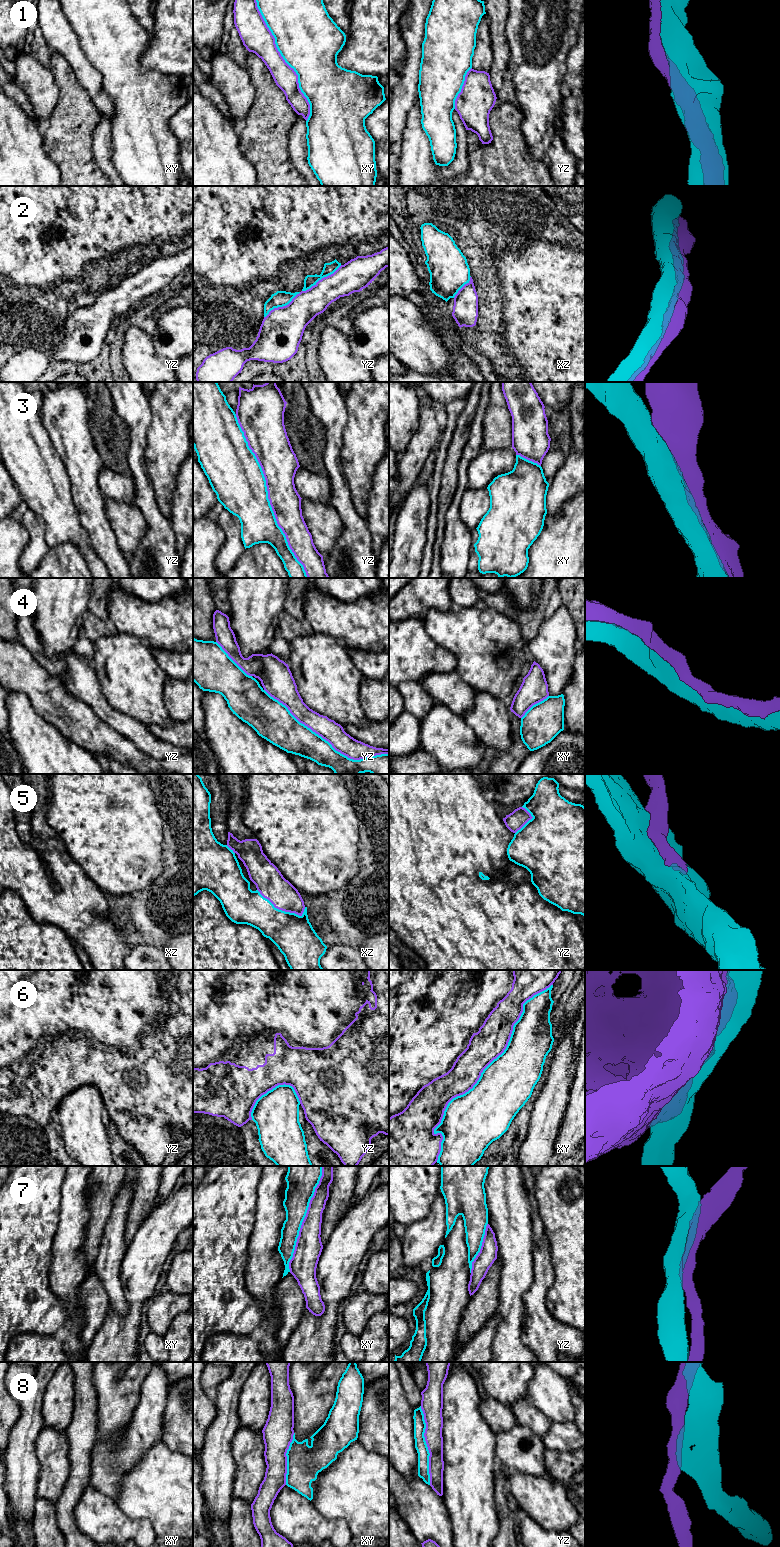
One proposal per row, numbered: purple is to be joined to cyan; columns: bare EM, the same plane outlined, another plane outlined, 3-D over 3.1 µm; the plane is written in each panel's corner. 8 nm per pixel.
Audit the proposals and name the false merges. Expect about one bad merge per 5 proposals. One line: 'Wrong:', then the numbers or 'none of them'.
Wrong: 1, 6, 8

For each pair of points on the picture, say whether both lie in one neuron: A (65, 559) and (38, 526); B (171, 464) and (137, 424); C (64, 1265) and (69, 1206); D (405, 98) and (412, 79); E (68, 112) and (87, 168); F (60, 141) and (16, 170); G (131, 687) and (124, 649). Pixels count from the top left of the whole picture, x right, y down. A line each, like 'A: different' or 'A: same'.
A: same
B: different
C: same
D: same
E: same
F: different
G: same

